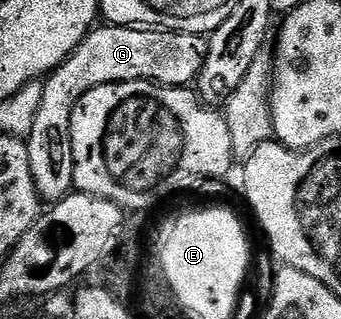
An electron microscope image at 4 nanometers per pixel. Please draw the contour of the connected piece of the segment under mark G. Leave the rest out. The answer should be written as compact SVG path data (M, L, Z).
M108 23L102 26L102 29L100 27L90 29L83 43L79 43L74 53L43 81L43 100L39 102L39 111L35 111L35 127L31 127L31 135L27 138L27 144L34 185L39 191L42 202L45 203L59 202L74 192L75 163L71 151L69 124L71 115L77 106L77 100L87 95L87 91L100 85L114 85L117 81L156 81L159 85L189 87L196 82L205 62L209 42L200 33L175 33L162 31L156 27L130 27Z

